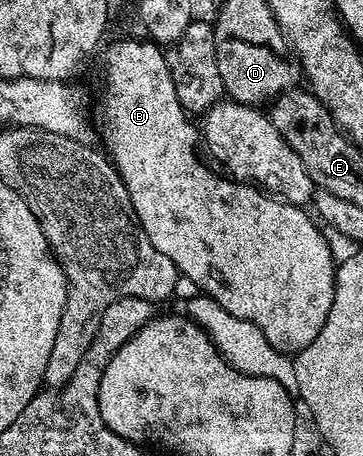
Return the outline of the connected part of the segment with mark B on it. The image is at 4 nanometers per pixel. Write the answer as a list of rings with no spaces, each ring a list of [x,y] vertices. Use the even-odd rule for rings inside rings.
[[[122,40],[119,44],[111,46],[110,53],[106,56],[106,101],[102,104],[103,110],[106,111],[106,128],[110,131],[108,156],[114,167],[118,169],[118,174],[122,177],[124,186],[132,198],[132,206],[136,210],[139,222],[142,223],[144,234],[148,234],[148,242],[152,242],[152,246],[156,246],[156,250],[160,250],[160,254],[168,254],[168,258],[172,258],[179,273],[188,277],[197,286],[199,293],[211,296],[220,306],[224,306],[224,310],[228,310],[228,314],[236,314],[236,318],[244,318],[248,322],[260,326],[264,338],[268,338],[268,342],[272,342],[272,346],[276,350],[287,354],[297,354],[300,350],[304,350],[304,346],[308,346],[316,339],[316,334],[320,334],[320,330],[324,330],[328,310],[332,310],[336,263],[332,256],[332,250],[325,240],[324,231],[305,207],[287,204],[285,200],[259,190],[253,183],[239,182],[233,178],[227,178],[225,175],[222,175],[223,177],[217,176],[213,172],[215,169],[209,163],[202,164],[201,158],[198,157],[200,136],[196,131],[195,121],[194,124],[190,121],[193,119],[182,107],[180,98],[176,98],[176,86],[170,73],[170,61],[167,53],[153,42],[145,43],[141,44],[138,40]]]

